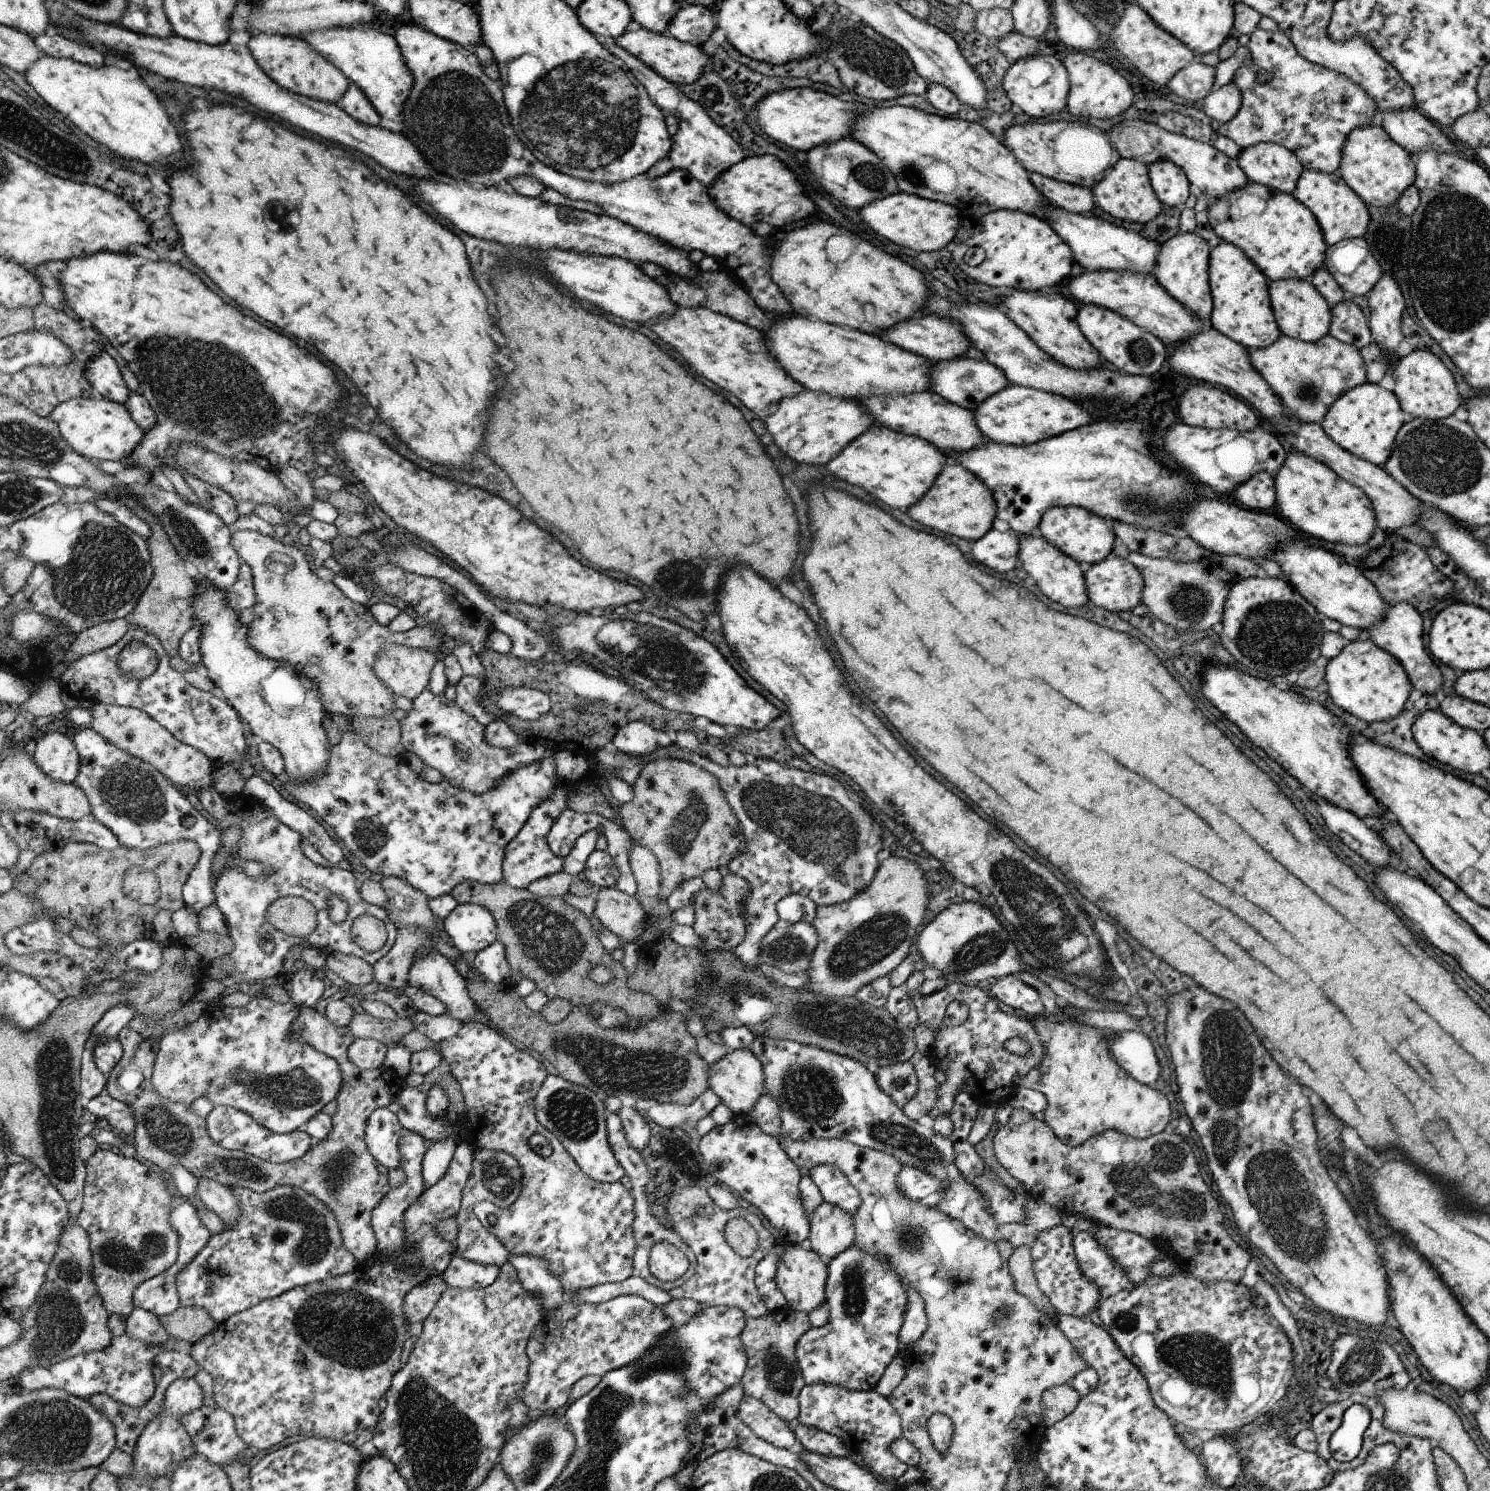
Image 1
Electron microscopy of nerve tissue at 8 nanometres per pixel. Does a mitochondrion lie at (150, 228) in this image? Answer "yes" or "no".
no

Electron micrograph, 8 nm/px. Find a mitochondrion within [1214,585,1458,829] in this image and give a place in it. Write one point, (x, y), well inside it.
(1275, 636)

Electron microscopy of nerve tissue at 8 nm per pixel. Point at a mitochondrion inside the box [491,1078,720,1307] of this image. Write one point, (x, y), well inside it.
(573, 1114)

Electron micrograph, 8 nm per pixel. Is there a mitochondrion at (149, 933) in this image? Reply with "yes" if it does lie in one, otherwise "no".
no

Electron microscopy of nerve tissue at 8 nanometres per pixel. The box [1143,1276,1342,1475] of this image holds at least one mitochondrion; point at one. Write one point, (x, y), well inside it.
(1205, 1362)

